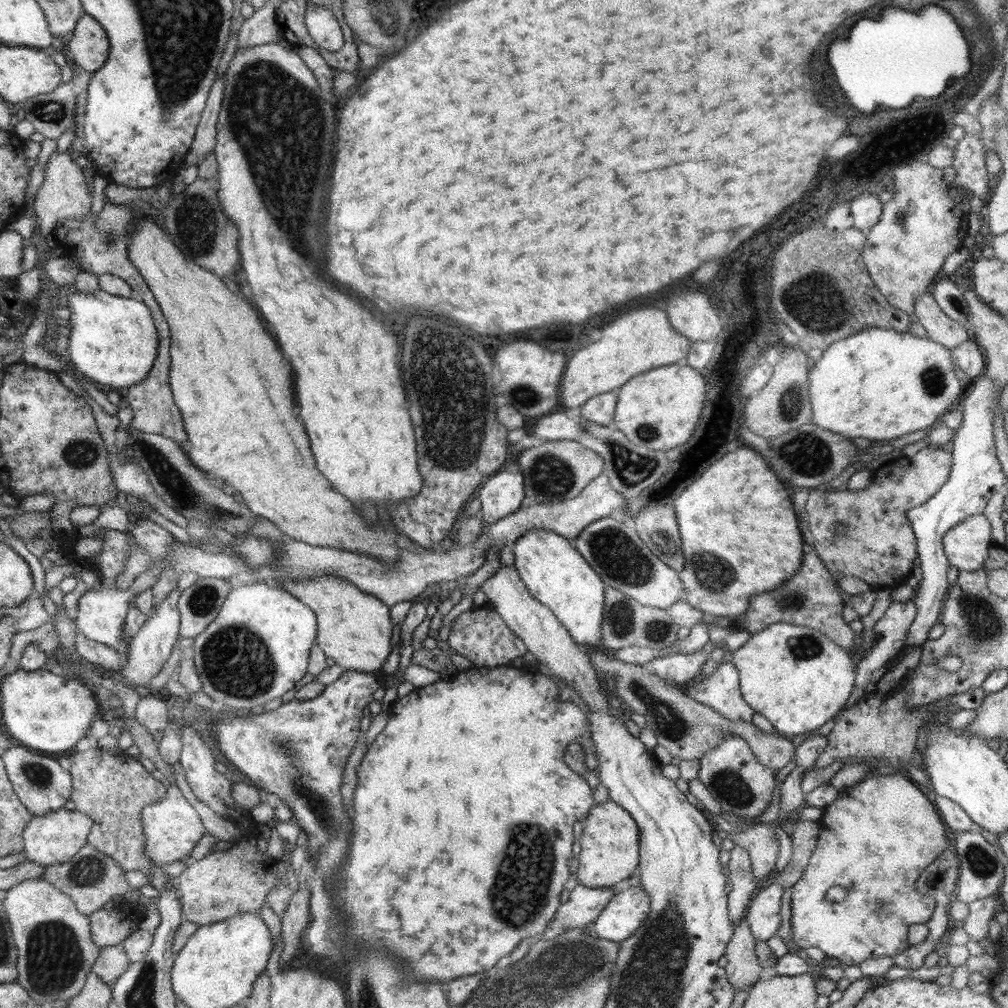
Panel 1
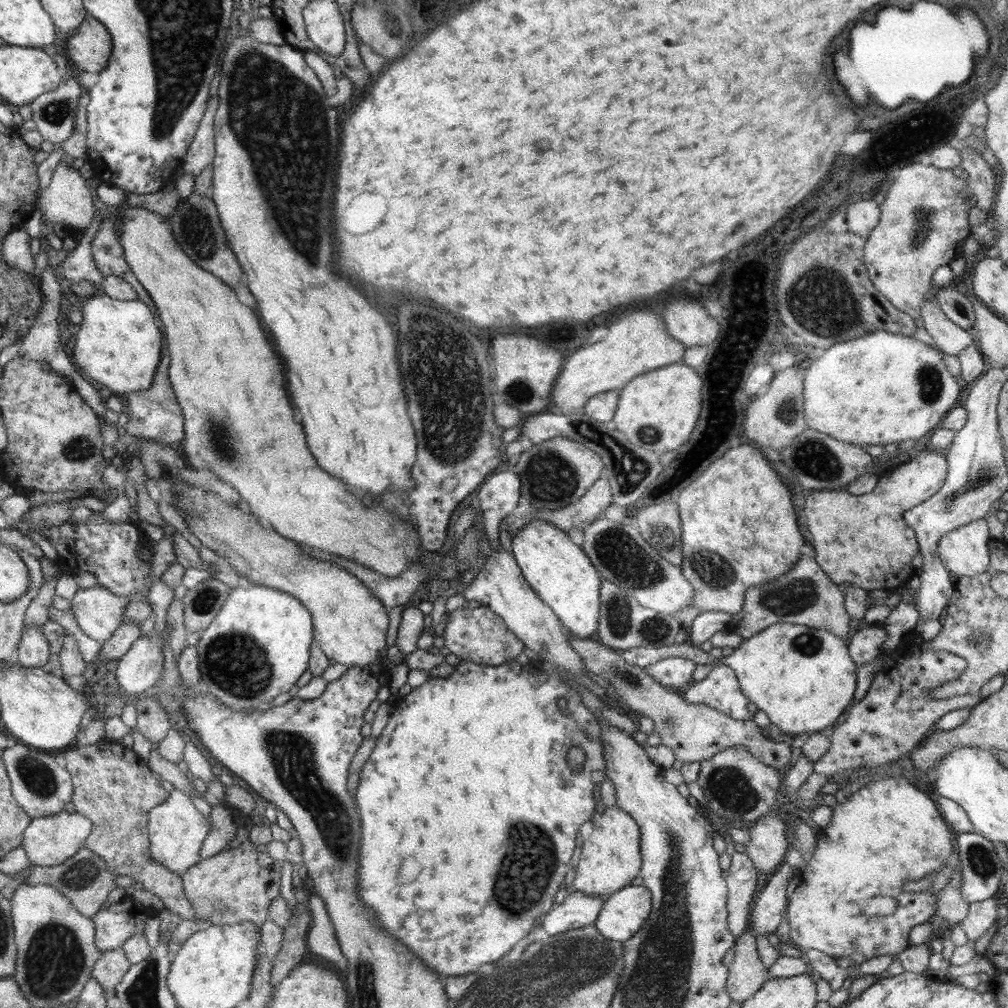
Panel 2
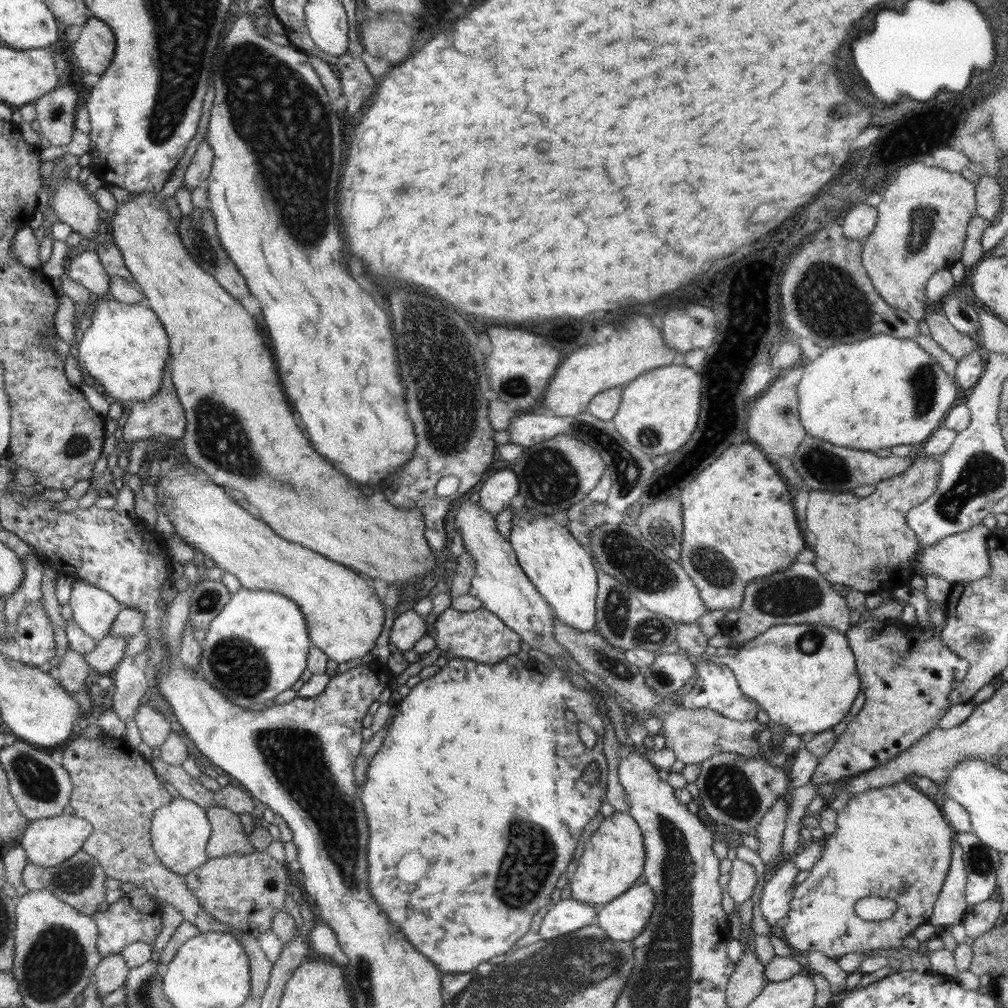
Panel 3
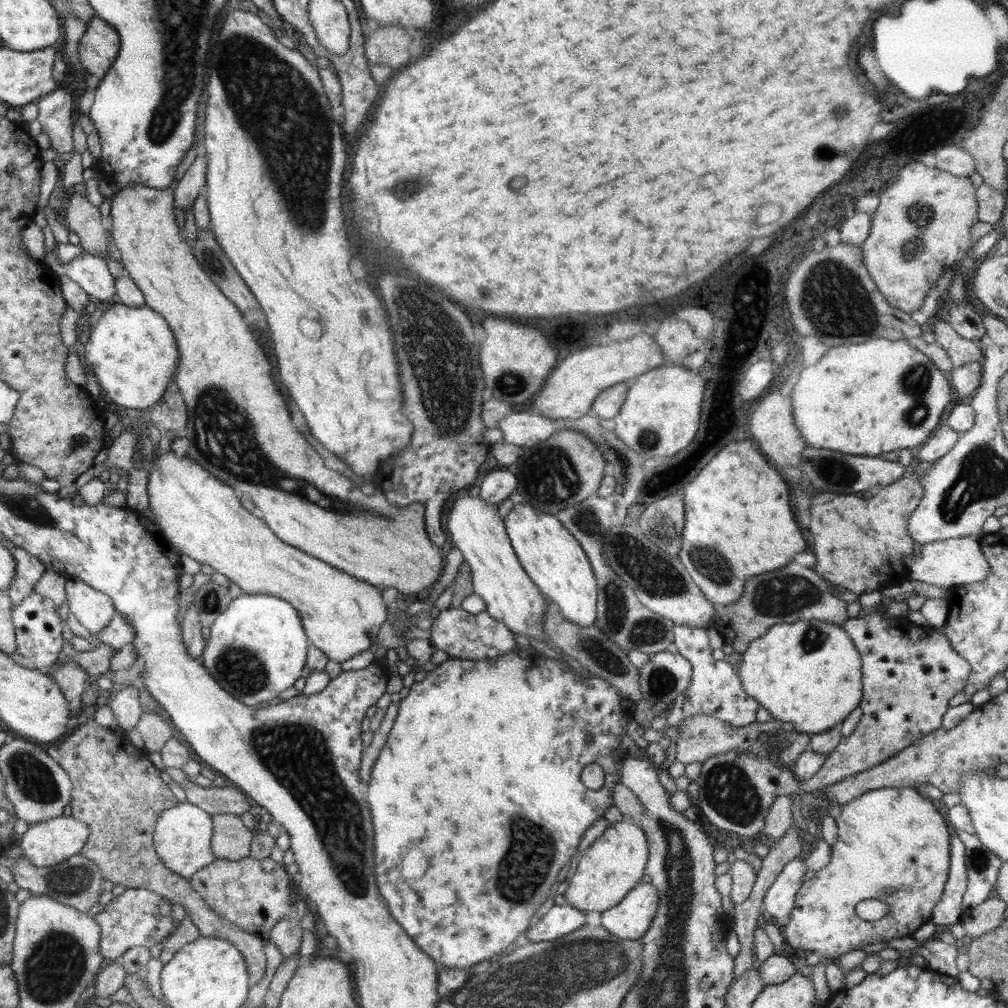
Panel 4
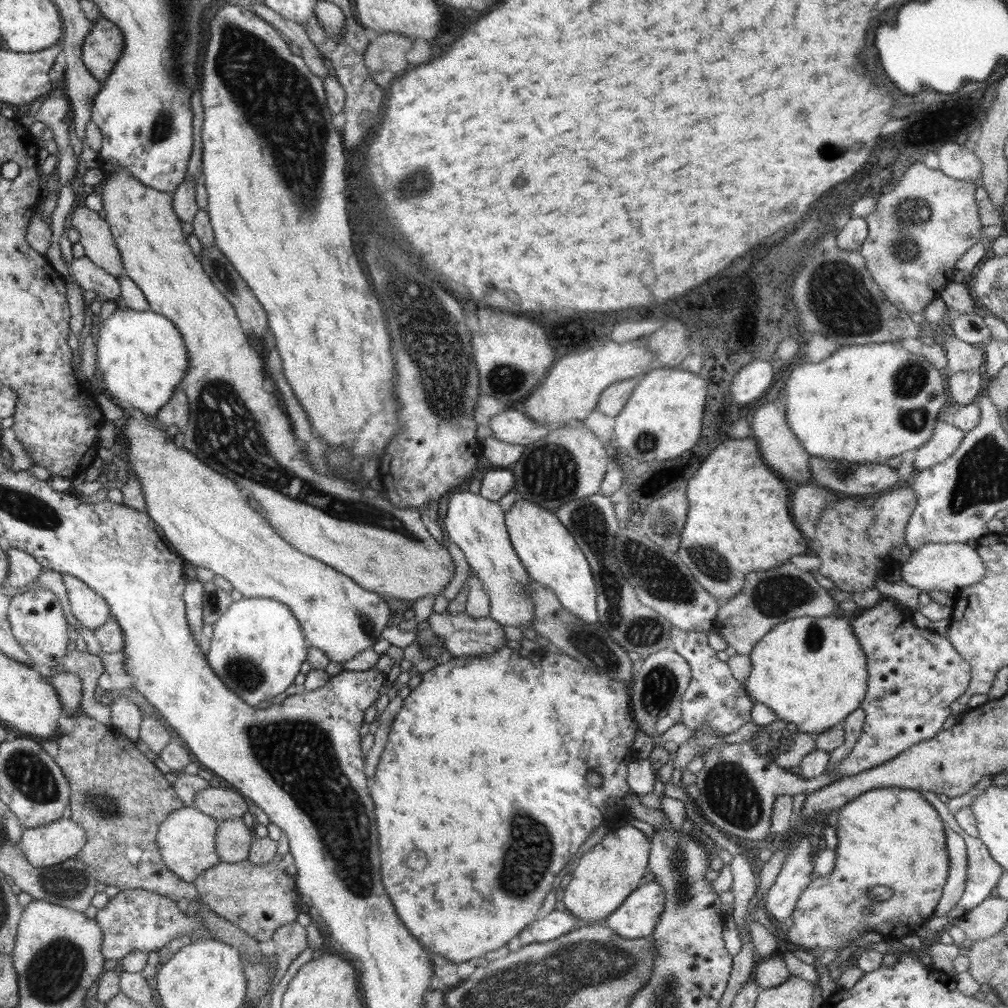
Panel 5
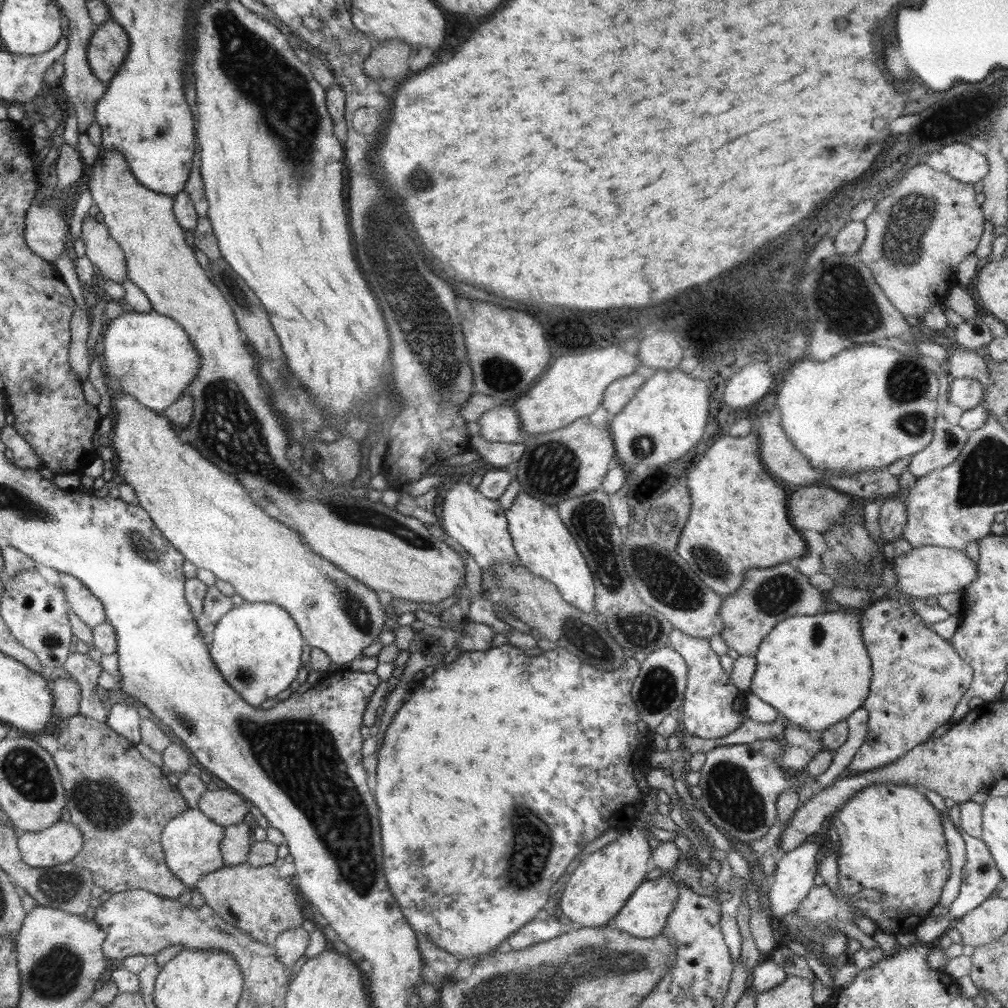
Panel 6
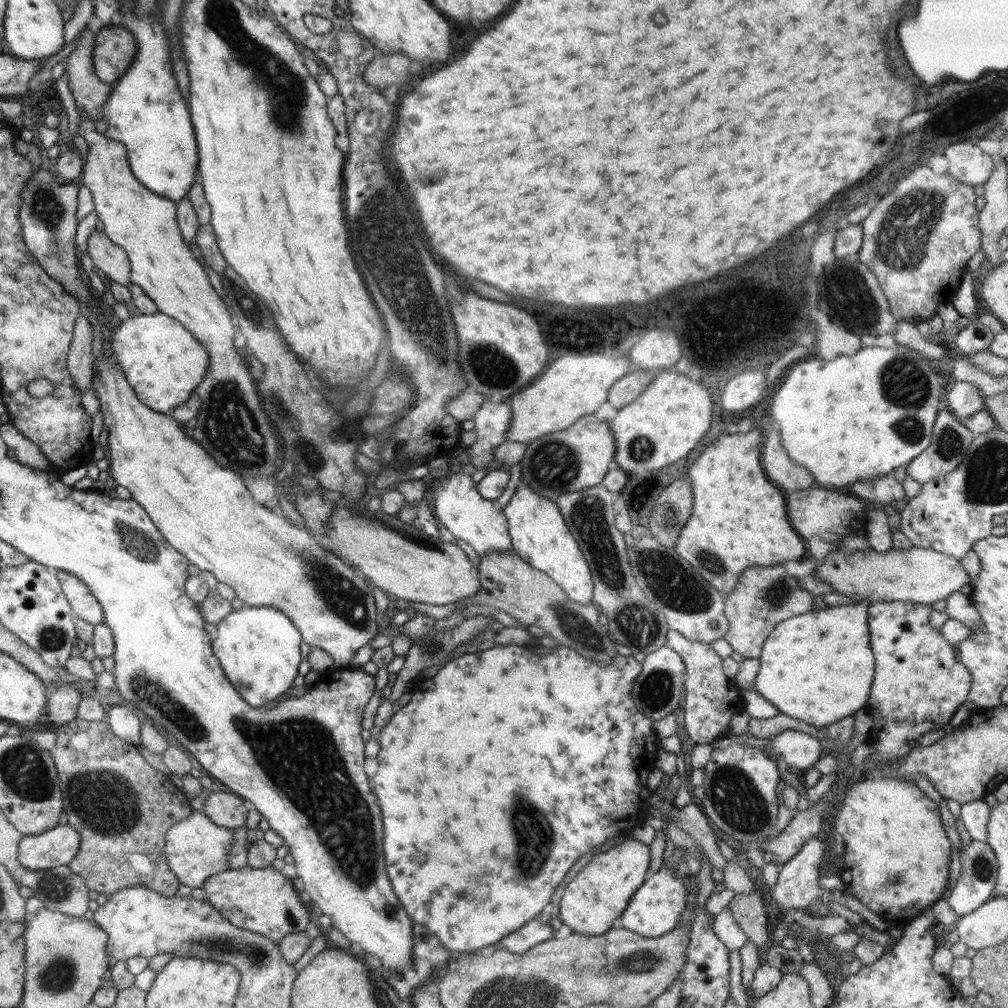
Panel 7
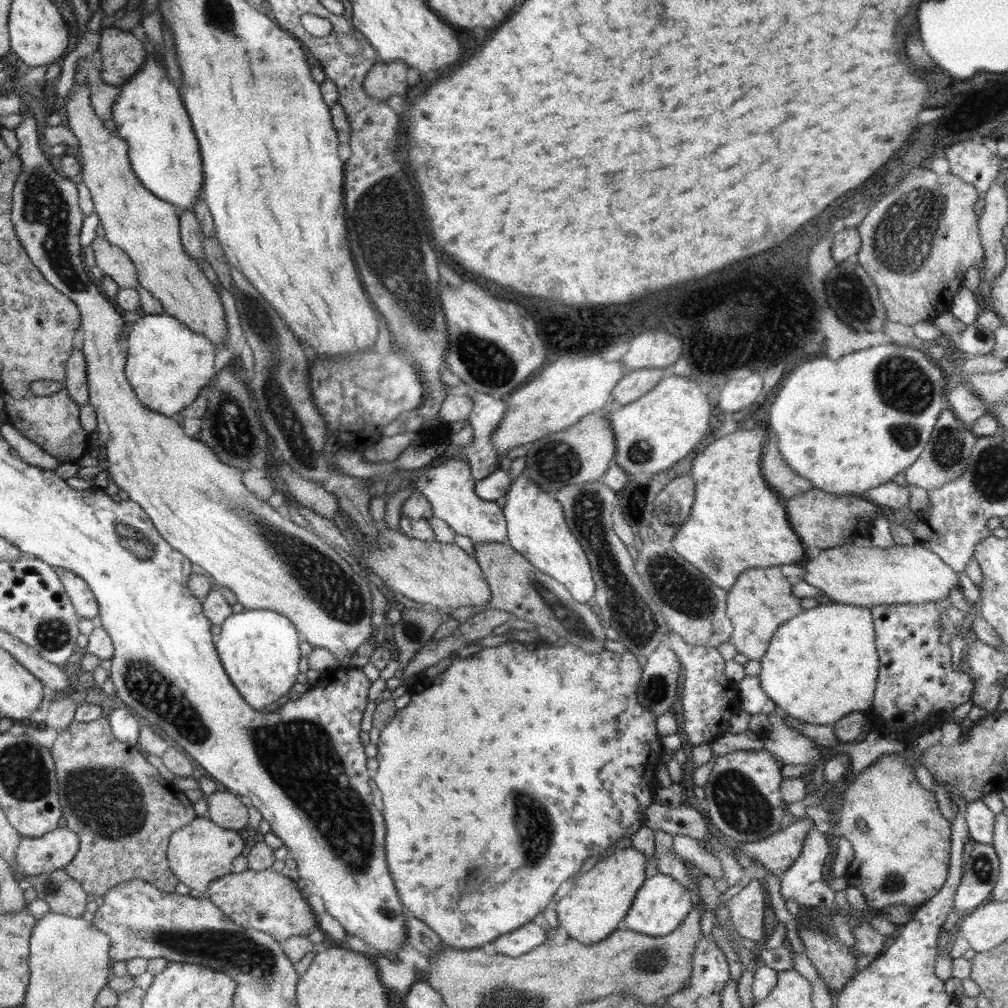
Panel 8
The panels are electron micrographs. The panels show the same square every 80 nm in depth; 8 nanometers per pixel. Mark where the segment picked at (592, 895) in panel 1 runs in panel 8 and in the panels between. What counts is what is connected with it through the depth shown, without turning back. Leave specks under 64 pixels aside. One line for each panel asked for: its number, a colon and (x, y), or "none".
2: (578, 909)
3: (568, 915)
4: (561, 919)
5: (558, 922)
6: (540, 929)
7: (533, 932)
8: (520, 941)

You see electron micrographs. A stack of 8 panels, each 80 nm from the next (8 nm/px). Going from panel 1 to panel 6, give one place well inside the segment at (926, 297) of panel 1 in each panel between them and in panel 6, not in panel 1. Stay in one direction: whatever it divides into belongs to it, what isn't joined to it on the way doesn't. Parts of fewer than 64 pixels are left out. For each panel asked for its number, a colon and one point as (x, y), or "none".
2: (948, 337)
3: (958, 345)
4: (961, 351)
5: (961, 356)
6: (964, 363)

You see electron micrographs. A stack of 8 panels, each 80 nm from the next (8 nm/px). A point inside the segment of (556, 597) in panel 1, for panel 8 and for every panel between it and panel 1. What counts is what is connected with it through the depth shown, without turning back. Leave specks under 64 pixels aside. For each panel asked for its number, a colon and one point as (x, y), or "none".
2: (560, 573)
3: (563, 572)
4: (553, 559)
5: (551, 556)
6: (545, 547)
7: (539, 535)
8: (536, 526)

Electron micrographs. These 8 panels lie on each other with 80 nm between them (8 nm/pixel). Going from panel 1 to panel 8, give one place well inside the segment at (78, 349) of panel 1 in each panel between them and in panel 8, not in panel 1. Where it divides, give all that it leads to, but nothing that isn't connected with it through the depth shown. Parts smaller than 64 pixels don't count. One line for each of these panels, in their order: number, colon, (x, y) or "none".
2: (118, 343)
3: (126, 348)
4: (133, 353)
5: (141, 357)
6: (149, 356)
7: (162, 362)
8: (168, 365)

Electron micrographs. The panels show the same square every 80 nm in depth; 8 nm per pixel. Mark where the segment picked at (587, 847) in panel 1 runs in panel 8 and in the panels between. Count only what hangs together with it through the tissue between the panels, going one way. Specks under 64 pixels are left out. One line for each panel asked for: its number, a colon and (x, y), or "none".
2: (610, 859)
3: (613, 859)
4: (611, 866)
5: (604, 876)
6: (595, 892)
7: (595, 899)
8: (595, 906)

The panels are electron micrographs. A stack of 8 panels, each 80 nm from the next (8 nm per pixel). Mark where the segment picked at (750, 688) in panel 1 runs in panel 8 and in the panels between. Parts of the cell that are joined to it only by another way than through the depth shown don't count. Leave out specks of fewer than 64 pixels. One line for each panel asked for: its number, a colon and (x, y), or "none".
2: (803, 678)
3: (804, 676)
4: (807, 674)
5: (812, 672)
6: (815, 671)
7: (818, 667)
8: (821, 665)

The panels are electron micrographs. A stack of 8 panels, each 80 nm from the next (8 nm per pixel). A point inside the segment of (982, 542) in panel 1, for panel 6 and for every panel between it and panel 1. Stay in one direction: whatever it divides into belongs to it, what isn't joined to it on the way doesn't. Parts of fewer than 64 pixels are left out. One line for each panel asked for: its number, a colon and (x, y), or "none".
2: (965, 552)
3: (964, 556)
4: (953, 563)
5: (934, 566)
6: (927, 571)

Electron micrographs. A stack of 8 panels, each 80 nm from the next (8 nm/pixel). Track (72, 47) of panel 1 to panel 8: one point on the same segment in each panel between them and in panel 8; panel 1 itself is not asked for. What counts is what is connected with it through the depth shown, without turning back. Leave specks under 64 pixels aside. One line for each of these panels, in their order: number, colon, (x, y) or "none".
2: (90, 46)
3: (94, 49)
4: (99, 45)
5: (104, 44)
6: (108, 46)
7: (114, 50)
8: (123, 54)

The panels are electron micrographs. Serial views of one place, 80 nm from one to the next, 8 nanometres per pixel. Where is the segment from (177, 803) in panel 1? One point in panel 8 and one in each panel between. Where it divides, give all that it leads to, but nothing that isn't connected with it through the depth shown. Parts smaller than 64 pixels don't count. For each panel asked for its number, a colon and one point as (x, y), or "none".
2: (177, 829)
3: (180, 831)
4: (182, 838)
5: (186, 839)
6: (191, 841)
7: (196, 848)
8: (202, 851)

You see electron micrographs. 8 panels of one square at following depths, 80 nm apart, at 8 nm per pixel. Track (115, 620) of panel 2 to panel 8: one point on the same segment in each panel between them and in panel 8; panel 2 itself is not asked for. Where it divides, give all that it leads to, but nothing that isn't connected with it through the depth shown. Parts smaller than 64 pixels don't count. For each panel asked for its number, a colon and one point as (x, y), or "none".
3: (94, 610)
4: (94, 609)
5: (89, 608)
6: (81, 601)
7: (84, 603)
8: (79, 593)

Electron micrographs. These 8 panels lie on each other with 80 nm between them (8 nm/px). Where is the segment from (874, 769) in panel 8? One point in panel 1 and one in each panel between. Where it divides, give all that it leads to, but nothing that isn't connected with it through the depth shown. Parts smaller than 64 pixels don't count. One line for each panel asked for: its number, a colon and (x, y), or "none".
1: (878, 836)
2: (888, 833)
3: (893, 842)
4: (899, 838)
5: (890, 836)
6: (891, 838)
7: (898, 868)

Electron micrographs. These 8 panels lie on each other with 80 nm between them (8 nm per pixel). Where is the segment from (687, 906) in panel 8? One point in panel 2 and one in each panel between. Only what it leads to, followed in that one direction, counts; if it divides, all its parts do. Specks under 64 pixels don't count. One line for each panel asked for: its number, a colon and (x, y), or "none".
2: (623, 913)
3: (624, 918)
4: (629, 919)
5: (637, 917)
6: (644, 915)
7: (655, 908)

